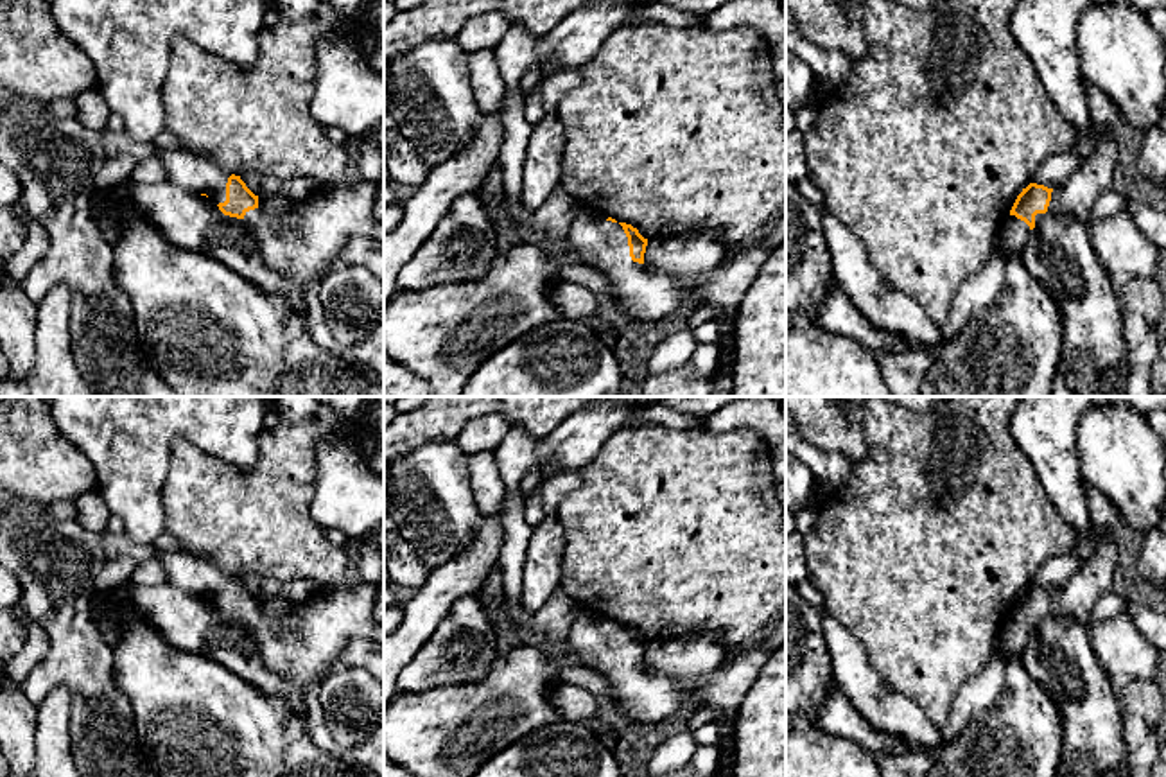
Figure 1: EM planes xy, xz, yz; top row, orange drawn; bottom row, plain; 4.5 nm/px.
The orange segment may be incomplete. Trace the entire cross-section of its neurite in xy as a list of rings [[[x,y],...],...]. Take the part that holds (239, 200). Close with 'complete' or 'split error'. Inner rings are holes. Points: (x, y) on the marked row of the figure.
[[[158,149],[167,181],[187,192],[196,192],[217,203],[224,215],[244,219],[265,266],[296,284],[301,291],[325,269],[335,267],[335,257],[352,237],[366,237],[384,244],[384,224],[375,219],[377,181],[344,183],[319,188],[305,201],[294,201],[285,217],[273,217],[258,206],[240,176],[224,172],[213,160],[185,149]]] | split error

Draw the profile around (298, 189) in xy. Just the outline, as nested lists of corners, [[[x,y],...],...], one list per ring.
[[[246,170],[240,174],[240,179],[255,196],[285,196],[292,203],[305,201],[319,190],[319,183],[314,178],[294,178],[289,181],[280,181]]]

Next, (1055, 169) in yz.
[[[1071,153],[1051,154],[1042,160],[1031,178],[1031,183],[1055,188],[1069,178],[1069,174],[1080,165],[1080,162],[1082,158],[1073,156]]]

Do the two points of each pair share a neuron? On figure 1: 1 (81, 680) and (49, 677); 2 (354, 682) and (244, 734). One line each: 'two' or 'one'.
1: one
2: two

